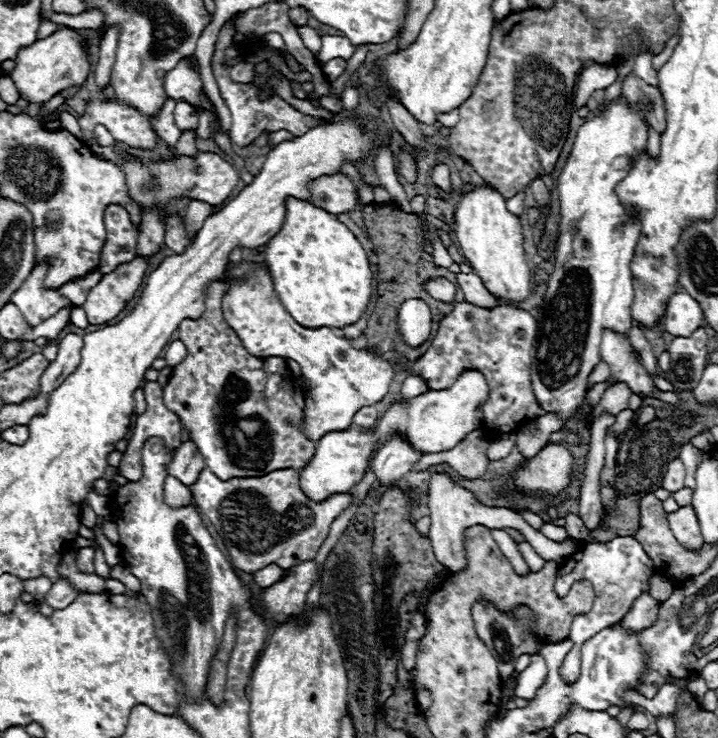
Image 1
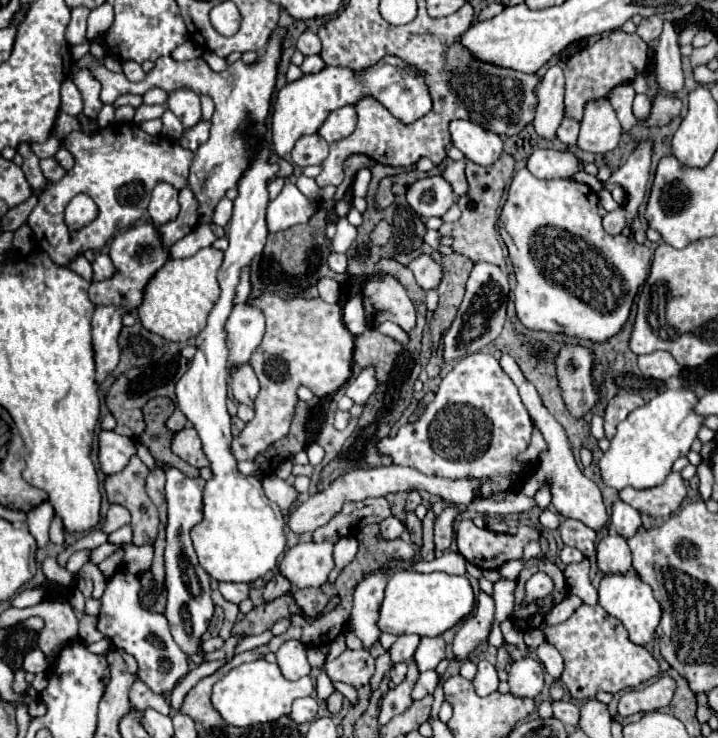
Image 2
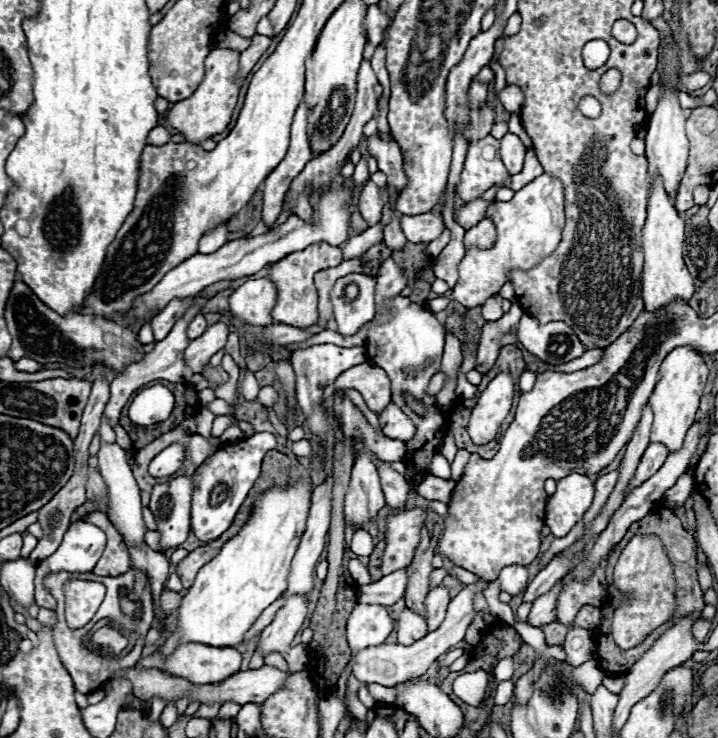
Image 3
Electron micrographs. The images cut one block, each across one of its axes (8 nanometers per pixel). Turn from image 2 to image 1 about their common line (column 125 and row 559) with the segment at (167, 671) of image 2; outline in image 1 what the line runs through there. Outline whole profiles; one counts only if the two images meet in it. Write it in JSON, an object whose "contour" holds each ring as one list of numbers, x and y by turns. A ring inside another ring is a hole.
{"contour":[[614,538,612,542,604,544,586,544,580,552,572,554,556,574,554,590,556,594,566,594,570,586,576,580,588,580,596,588,596,600,588,614,578,616,572,622,568,638,574,642,576,648,580,648,588,638,596,634,600,628,608,628,608,624,616,624,624,618,624,614,630,610,634,600,640,596,640,592,648,592,648,578,656,572,652,560,646,556,642,546,636,540],[602,586,602,588,600,588]]}

